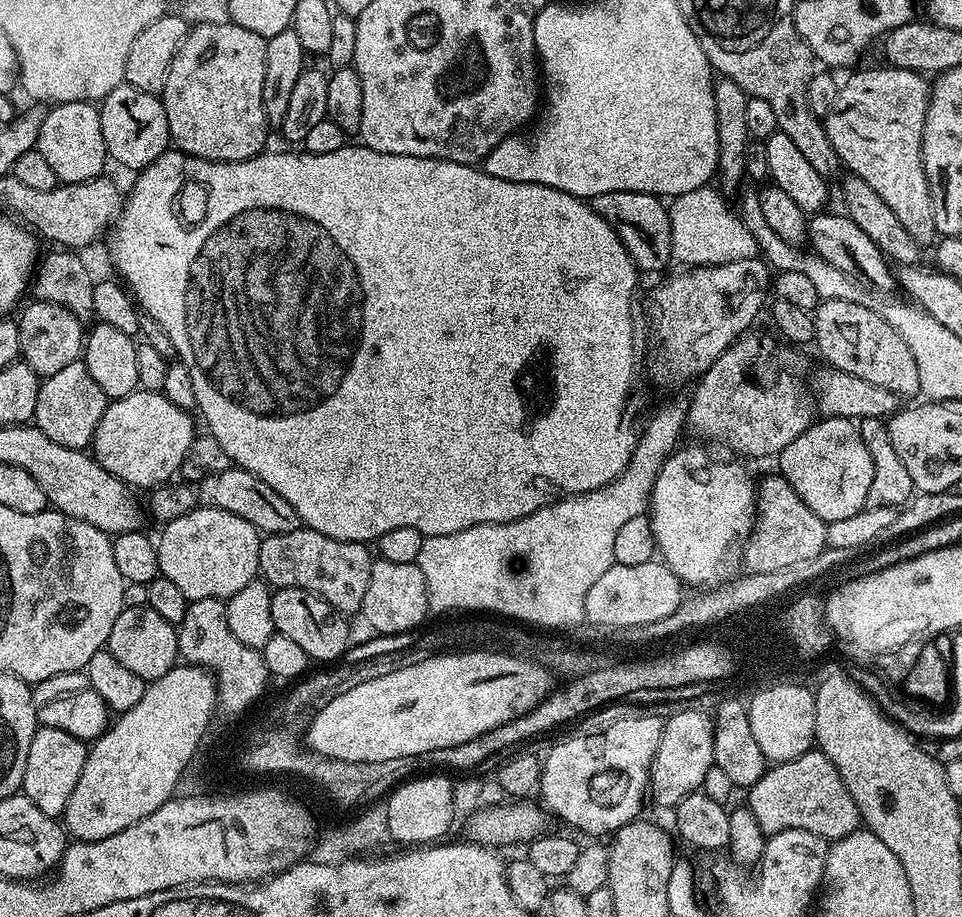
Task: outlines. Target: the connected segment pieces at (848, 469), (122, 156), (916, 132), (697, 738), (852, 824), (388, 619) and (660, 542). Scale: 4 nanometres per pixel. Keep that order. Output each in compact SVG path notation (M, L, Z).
M841 416L817 419L778 457L779 475L794 486L798 498L824 521L851 518L868 503L870 482L874 479L874 462L870 462L870 450L862 442L859 427Z
M122 83L104 97L99 105L102 122L102 138L108 147L109 157L124 168L139 170L154 162L162 153L169 151L170 137L166 110L160 96Z
M891 66L883 67L861 67L853 71L849 75L853 76L840 84L838 102L834 102L827 116L823 117L822 123L830 138L830 146L834 146L841 165L845 169L848 168L849 173L862 178L862 182L868 183L879 194L882 202L886 202L886 206L894 210L898 222L902 222L902 226L910 230L910 238L917 240L921 246L928 246L938 236L934 222L932 187L928 184L922 162L922 134L926 126L930 84L929 81L924 81L927 79L919 72Z
M696 706L681 707L681 712L676 712L664 720L662 738L658 742L648 779L651 803L653 800L660 808L675 809L676 804L686 798L686 794L703 789L706 774L716 763L713 717L692 707Z
M819 750L765 767L762 778L747 789L746 796L746 806L758 818L758 826L765 834L797 828L831 842L849 836L862 824L860 811L850 790L846 790L846 782L842 782L842 774L834 770L834 762Z
M373 559L370 570L370 586L366 586L366 598L362 609L362 617L376 632L384 636L396 636L399 632L412 632L427 616L430 616L428 595L426 594L426 578L422 578L422 570L415 564L402 562L386 562Z
M696 444L677 447L662 466L652 487L650 519L659 559L680 579L681 585L688 587L689 584L689 589L703 590L718 587L737 575L732 551L749 533L754 520L754 480L752 484L751 474L742 465L735 464L740 462L712 460L706 449L699 448L704 446Z

